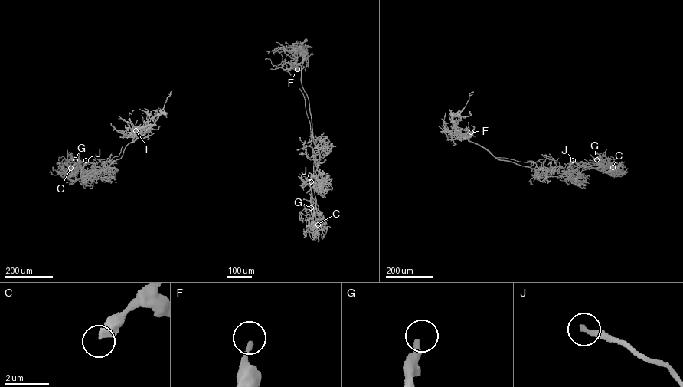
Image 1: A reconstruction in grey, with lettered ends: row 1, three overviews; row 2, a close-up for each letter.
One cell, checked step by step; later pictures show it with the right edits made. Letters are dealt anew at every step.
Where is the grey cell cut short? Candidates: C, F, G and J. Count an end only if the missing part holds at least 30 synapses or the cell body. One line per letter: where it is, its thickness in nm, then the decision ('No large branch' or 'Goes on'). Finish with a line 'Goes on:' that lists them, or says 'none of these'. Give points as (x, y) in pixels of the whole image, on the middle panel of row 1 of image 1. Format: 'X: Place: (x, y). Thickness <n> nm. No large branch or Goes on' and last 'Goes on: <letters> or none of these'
C: Place: (318, 224). Thickness 420 nm. No large branch
F: Place: (297, 69). Thickness 190 nm. No large branch
G: Place: (311, 208). Thickness 280 nm. Goes on
J: Place: (311, 182). Thickness 200 nm. No large branch
Goes on: G

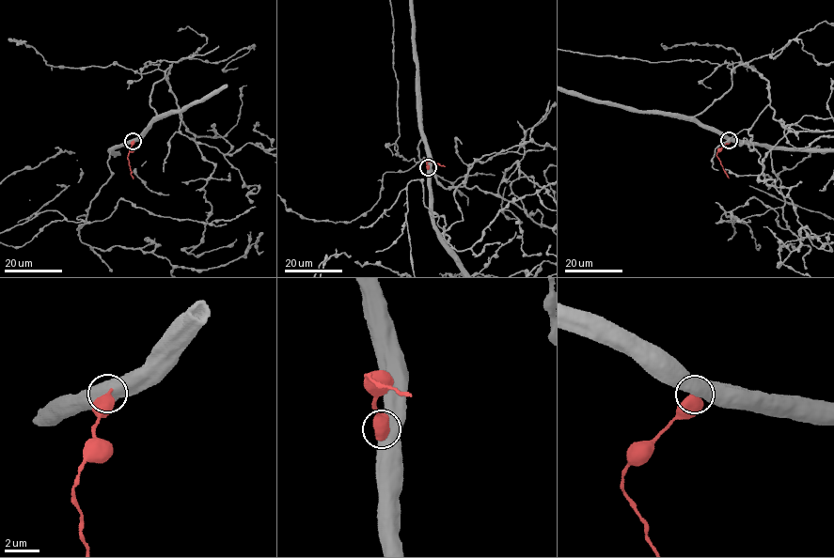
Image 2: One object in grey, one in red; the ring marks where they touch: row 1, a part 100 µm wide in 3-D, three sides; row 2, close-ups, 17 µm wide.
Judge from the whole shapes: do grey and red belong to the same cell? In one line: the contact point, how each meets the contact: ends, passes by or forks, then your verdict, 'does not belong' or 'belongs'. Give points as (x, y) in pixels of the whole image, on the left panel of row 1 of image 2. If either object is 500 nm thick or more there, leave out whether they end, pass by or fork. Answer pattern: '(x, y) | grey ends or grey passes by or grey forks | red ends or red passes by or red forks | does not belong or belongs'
(133, 141) | does not belong

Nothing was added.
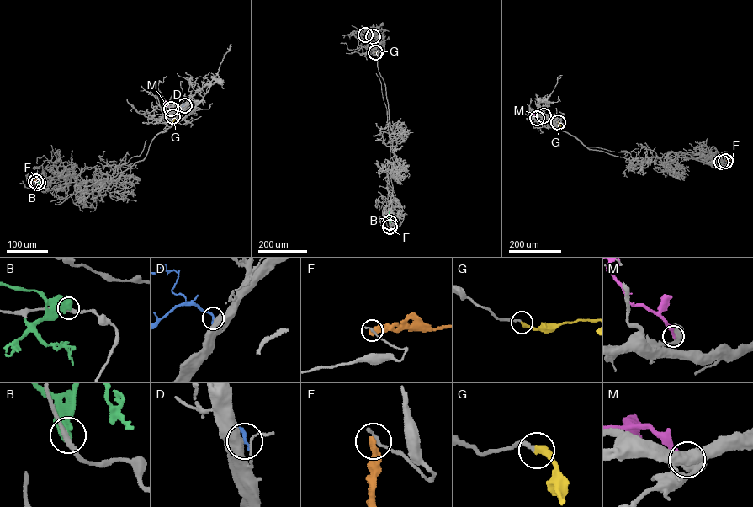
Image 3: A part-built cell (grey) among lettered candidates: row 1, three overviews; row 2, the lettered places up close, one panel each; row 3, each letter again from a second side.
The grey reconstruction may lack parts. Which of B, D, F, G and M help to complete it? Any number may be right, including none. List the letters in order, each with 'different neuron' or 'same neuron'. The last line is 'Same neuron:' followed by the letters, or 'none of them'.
B: different neuron
D: same neuron
F: different neuron
G: same neuron
M: different neuron
Same neuron: D, G

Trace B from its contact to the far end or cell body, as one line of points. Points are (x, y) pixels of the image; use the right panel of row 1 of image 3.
B: (721, 162), (709, 163)

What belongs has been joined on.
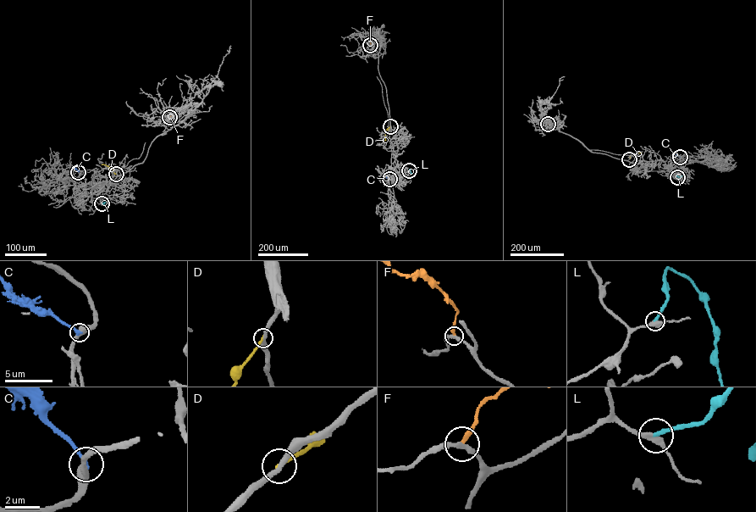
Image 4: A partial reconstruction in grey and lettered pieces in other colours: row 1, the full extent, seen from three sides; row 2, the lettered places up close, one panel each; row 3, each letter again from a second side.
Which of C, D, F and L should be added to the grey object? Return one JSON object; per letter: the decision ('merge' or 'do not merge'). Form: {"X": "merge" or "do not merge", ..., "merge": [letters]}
{"C": "do not merge", "D": "do not merge", "F": "do not merge", "L": "merge", "merge": ["L"]}

